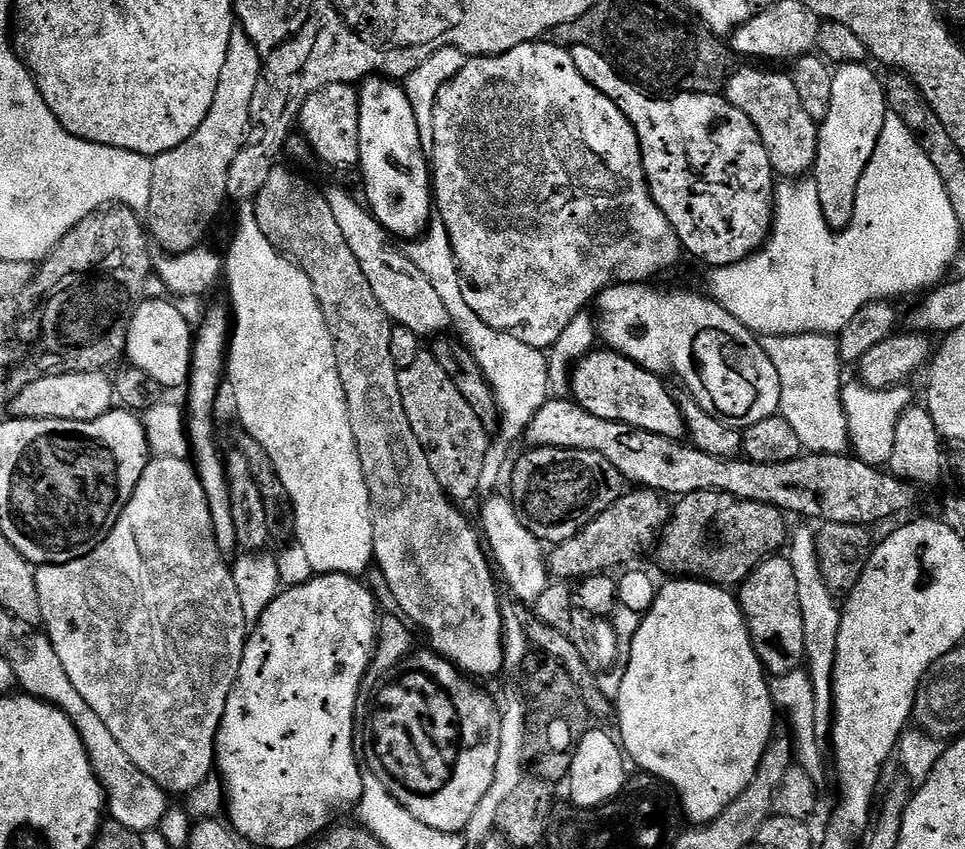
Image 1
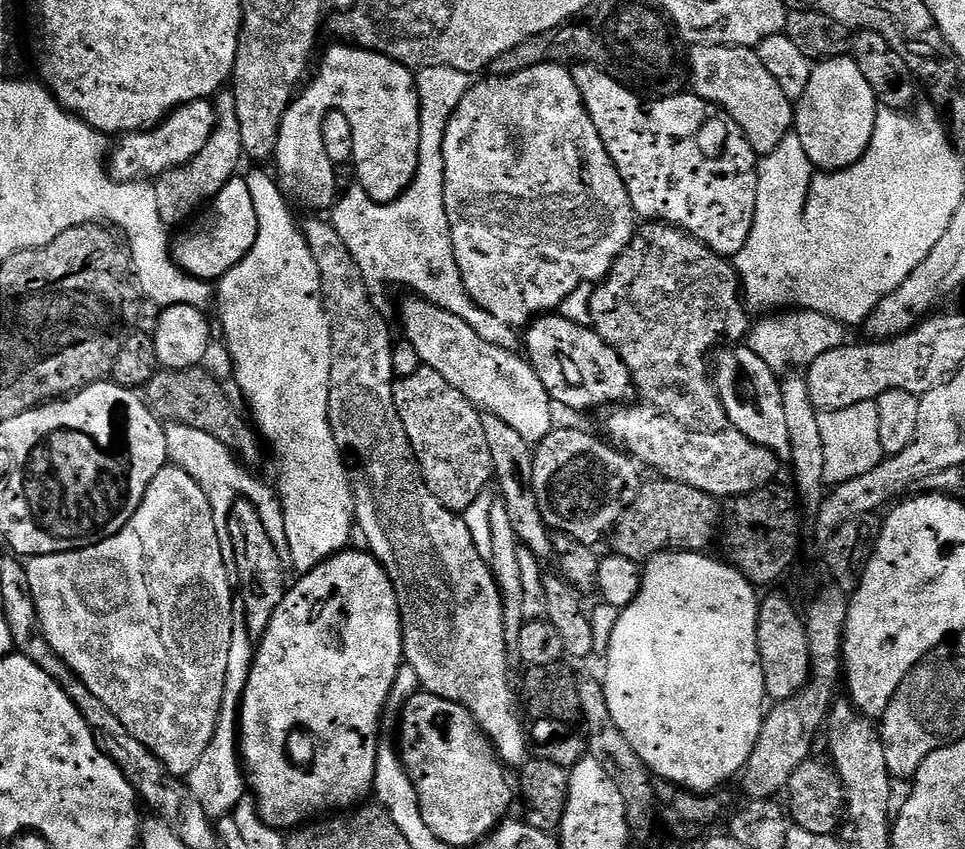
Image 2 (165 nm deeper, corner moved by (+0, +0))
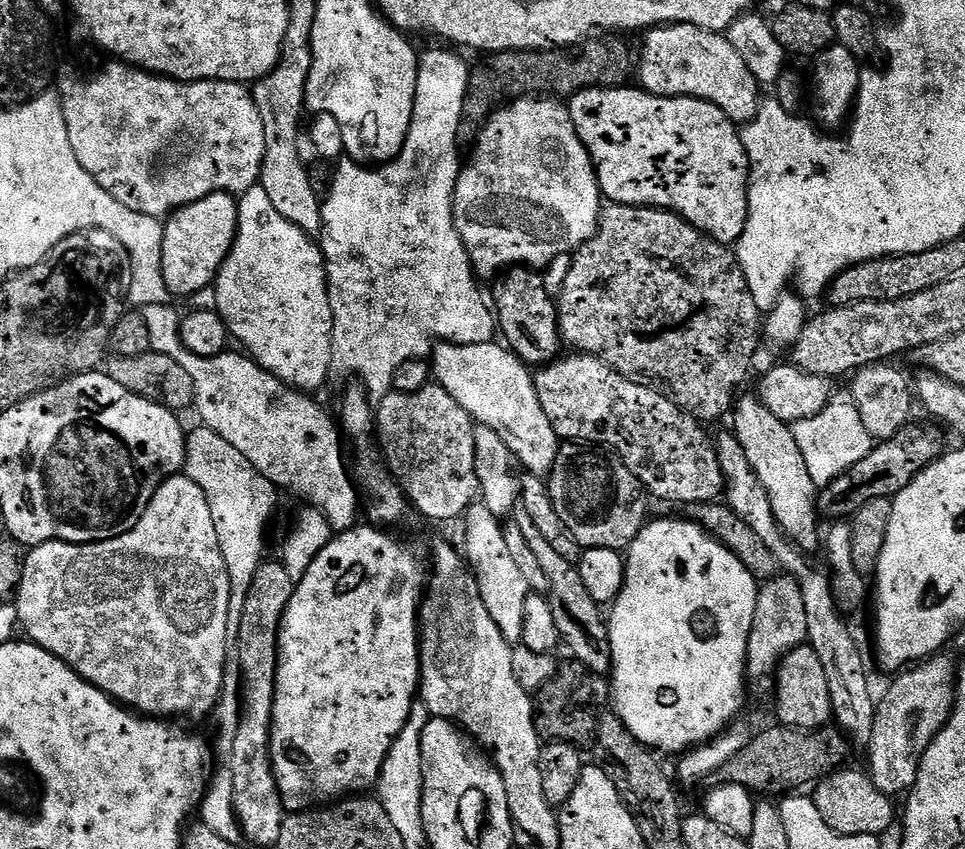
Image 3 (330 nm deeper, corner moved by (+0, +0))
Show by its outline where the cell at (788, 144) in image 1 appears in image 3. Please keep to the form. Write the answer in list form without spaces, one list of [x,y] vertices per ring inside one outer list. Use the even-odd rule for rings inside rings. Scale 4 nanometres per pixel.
[[[666,24],[651,29],[645,36],[648,37],[645,38],[640,52],[638,48],[638,84],[643,91],[651,96],[693,96],[695,100],[709,100],[711,104],[722,109],[737,126],[750,123],[758,114],[762,103],[762,85],[750,72],[742,55],[730,44],[727,35],[702,30],[689,24]]]

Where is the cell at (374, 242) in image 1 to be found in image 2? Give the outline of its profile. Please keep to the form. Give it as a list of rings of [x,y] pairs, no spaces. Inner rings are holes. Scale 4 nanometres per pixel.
[[[415,294],[407,298],[409,300],[400,308],[400,324],[404,327],[402,336],[418,350],[423,367],[438,370],[438,374],[442,374],[442,378],[446,378],[446,382],[450,382],[454,390],[460,391],[477,410],[502,418],[502,422],[506,422],[510,430],[518,430],[522,438],[526,438],[529,442],[539,442],[542,438],[546,438],[546,434],[554,427],[552,421],[554,405],[552,399],[548,397],[548,391],[542,386],[538,374],[527,359],[516,352],[508,352],[504,348],[486,342],[486,338],[482,338],[471,326],[462,322],[458,314],[450,314],[450,310],[431,304]]]

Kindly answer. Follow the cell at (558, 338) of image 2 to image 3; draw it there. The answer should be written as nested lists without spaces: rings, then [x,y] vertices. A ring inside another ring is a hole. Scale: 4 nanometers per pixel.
[[[517,266],[507,269],[495,284],[494,315],[499,335],[504,335],[503,343],[529,366],[552,363],[561,355],[562,335],[558,327],[558,304],[546,290],[543,275],[539,271]]]

